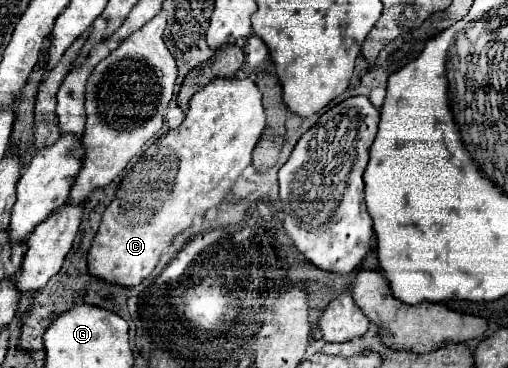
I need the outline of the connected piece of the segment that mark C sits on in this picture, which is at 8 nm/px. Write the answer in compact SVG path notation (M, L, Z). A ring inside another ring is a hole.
M216 79L208 83L190 99L190 109L178 129L168 131L162 139L146 147L144 155L122 177L114 201L102 215L100 229L88 251L88 273L106 283L136 287L156 267L162 249L166 249L176 235L188 229L194 217L204 217L208 209L222 203L230 193L238 175L252 163L252 149L256 147L266 125L262 95L252 79Z

